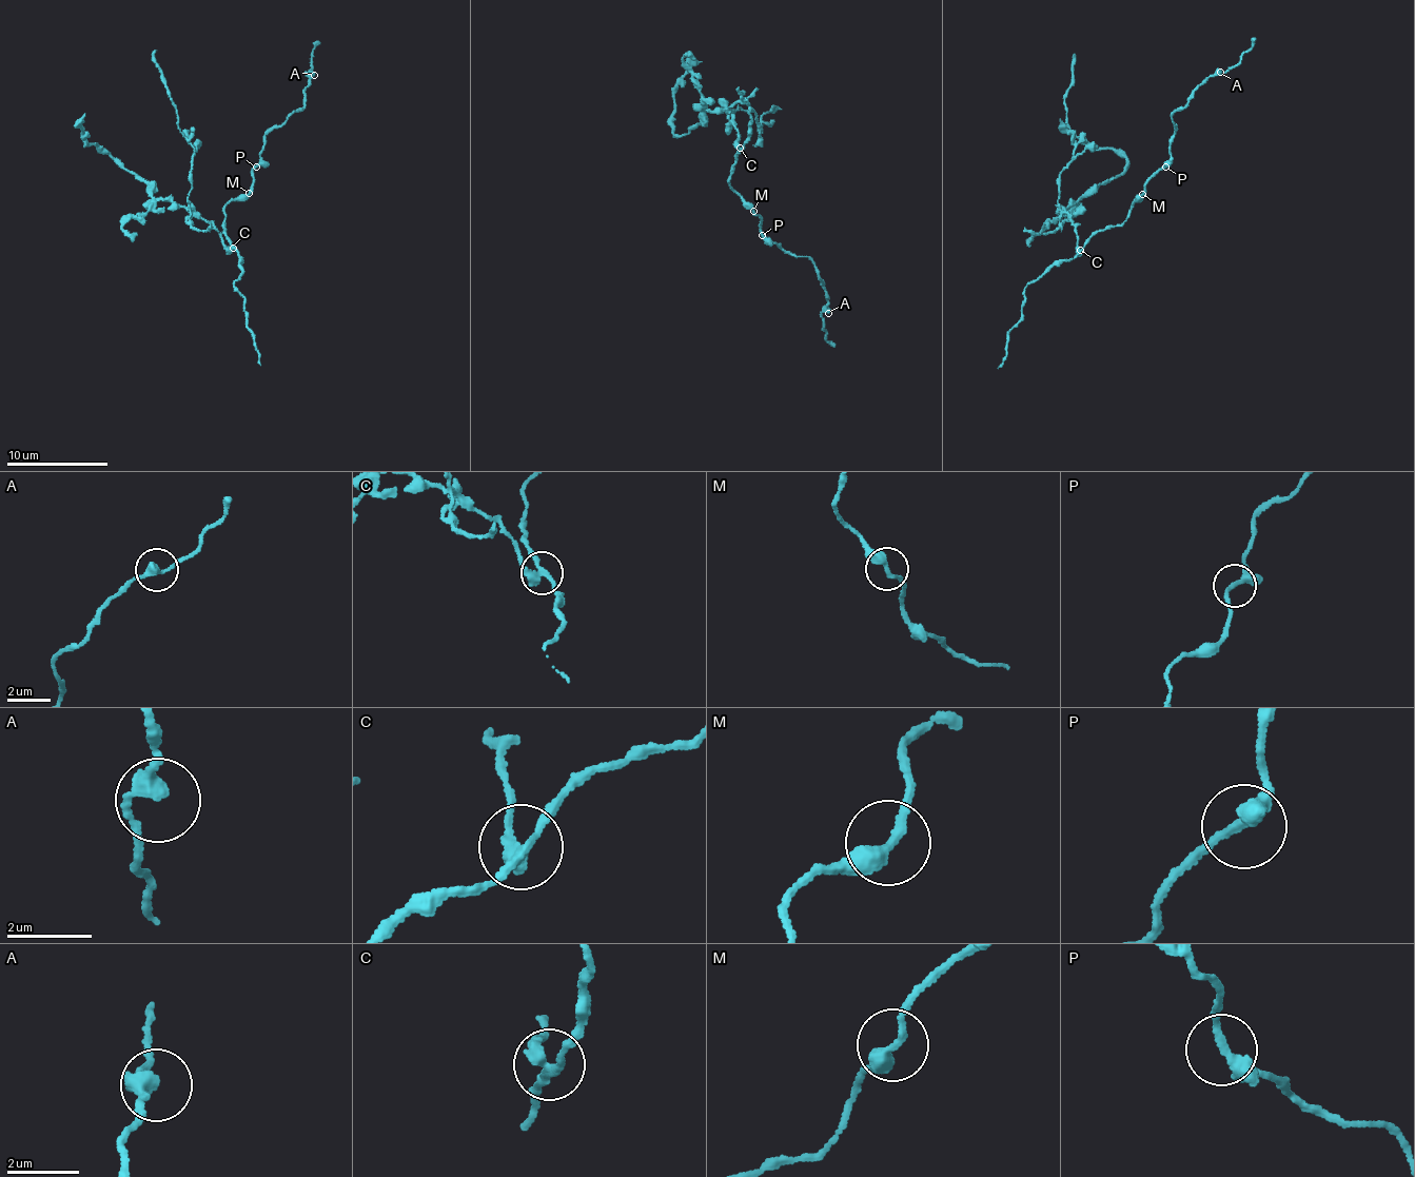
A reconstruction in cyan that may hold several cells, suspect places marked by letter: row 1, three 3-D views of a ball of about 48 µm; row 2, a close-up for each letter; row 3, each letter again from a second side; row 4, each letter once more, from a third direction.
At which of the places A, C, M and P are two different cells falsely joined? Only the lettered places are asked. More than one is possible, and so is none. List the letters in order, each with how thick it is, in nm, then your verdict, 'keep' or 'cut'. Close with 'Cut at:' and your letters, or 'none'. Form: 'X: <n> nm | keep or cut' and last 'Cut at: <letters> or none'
A: 320 nm | keep
C: 260 nm | cut
M: 320 nm | keep
P: 240 nm | keep
Cut at: C

